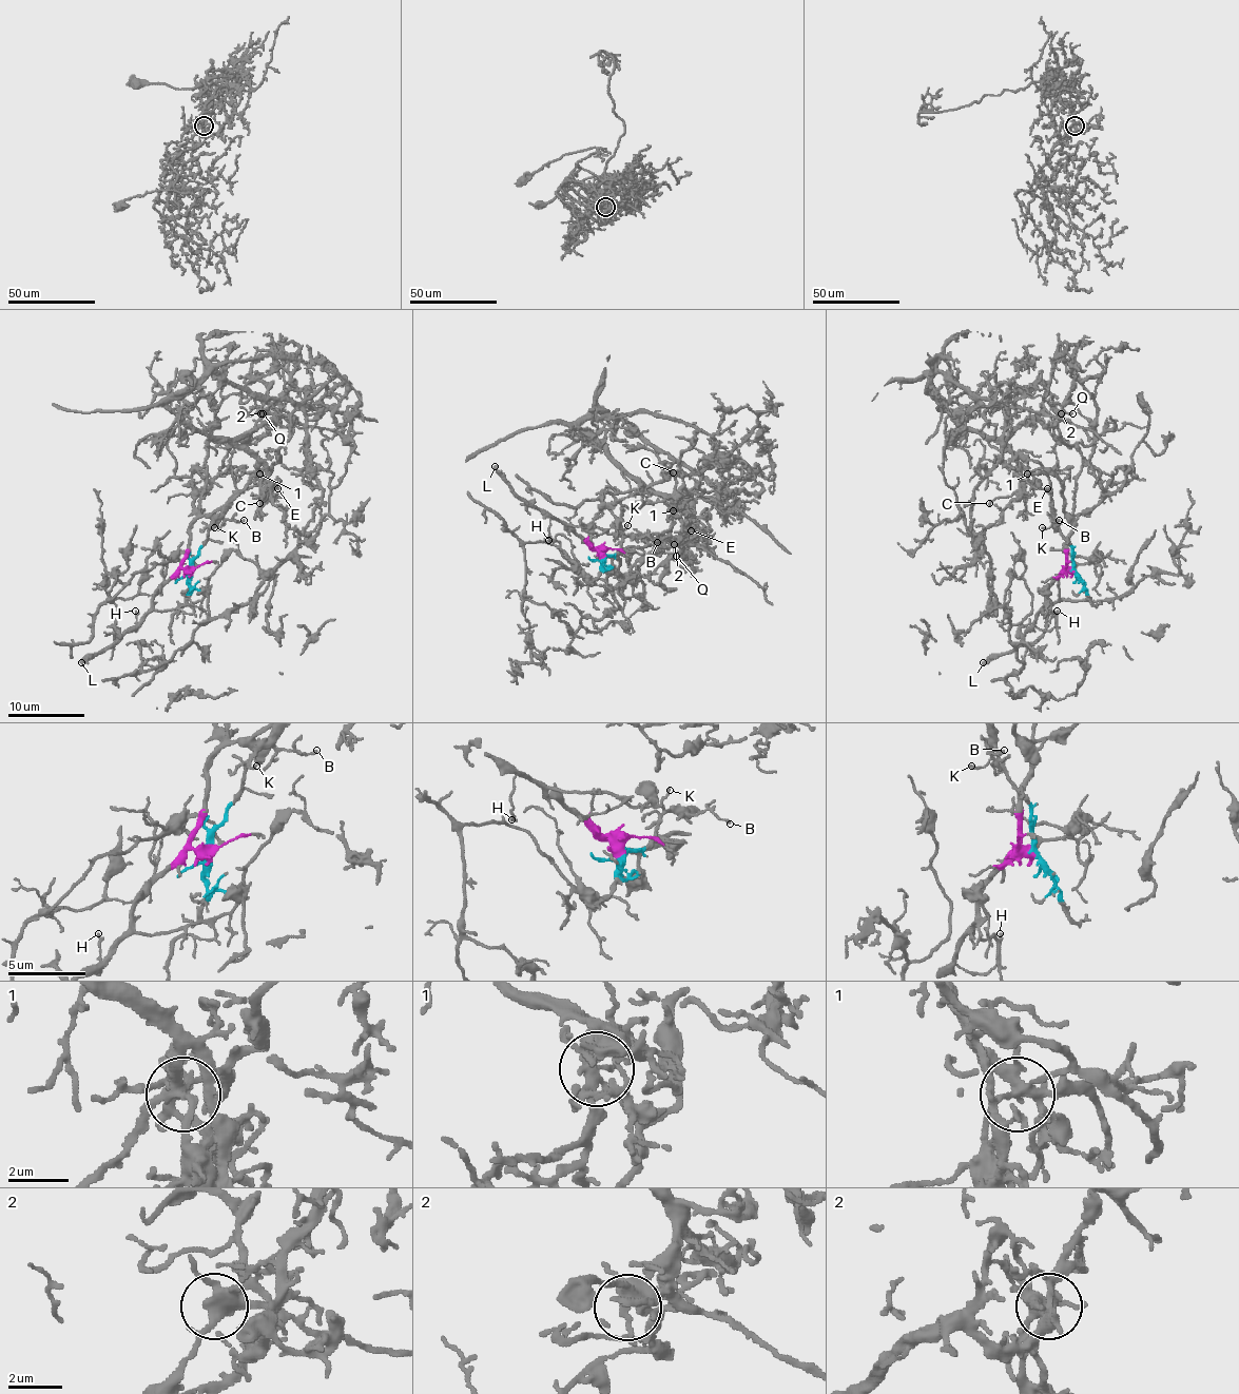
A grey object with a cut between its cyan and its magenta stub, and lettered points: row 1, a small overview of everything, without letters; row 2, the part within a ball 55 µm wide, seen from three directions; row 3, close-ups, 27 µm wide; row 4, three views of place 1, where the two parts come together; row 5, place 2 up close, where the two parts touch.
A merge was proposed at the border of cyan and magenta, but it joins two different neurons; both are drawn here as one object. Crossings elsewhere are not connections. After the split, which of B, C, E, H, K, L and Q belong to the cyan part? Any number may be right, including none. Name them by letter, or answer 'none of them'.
B, E, K

